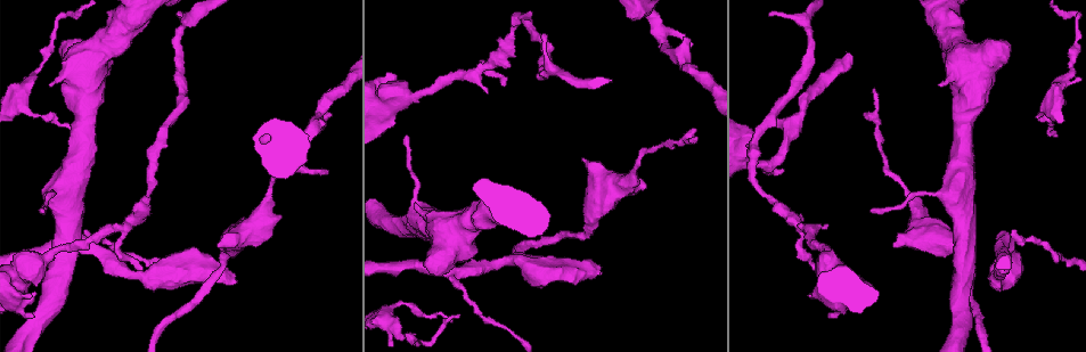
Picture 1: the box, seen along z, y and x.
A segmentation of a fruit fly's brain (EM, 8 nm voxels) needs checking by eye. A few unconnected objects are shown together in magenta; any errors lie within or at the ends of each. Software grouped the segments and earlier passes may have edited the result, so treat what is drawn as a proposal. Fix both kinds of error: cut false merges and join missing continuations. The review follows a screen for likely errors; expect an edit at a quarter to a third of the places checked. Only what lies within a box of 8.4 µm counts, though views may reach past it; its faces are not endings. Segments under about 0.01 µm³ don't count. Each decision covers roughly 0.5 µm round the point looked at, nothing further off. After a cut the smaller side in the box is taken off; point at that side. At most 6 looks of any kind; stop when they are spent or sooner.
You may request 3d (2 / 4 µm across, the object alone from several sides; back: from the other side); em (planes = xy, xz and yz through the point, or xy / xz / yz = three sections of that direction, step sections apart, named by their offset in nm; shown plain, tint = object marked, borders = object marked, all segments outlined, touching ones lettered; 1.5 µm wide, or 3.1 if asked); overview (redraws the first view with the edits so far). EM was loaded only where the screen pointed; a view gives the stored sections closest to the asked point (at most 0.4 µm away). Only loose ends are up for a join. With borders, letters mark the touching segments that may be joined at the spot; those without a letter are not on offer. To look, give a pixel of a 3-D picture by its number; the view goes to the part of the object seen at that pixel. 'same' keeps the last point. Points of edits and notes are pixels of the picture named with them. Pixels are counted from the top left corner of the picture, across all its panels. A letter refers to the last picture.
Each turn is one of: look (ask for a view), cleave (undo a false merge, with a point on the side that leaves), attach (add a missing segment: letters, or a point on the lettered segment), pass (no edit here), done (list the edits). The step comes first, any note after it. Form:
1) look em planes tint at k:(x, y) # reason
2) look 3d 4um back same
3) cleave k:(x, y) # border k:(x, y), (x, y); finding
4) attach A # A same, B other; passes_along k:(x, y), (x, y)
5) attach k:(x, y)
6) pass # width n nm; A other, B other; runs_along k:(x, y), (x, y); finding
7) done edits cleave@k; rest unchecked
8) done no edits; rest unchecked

look 3d 4um at 1:(644, 189) # stops while still wide

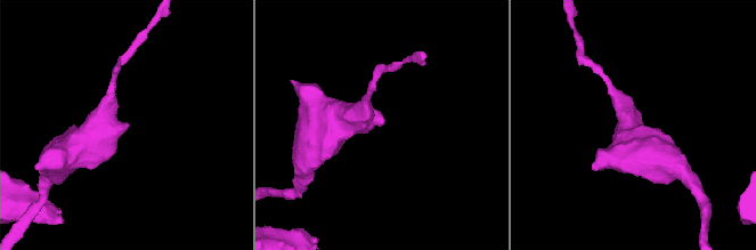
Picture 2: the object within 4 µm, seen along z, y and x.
look em yz step 8 borders at 2:(381, 122) # shape alone is not enough

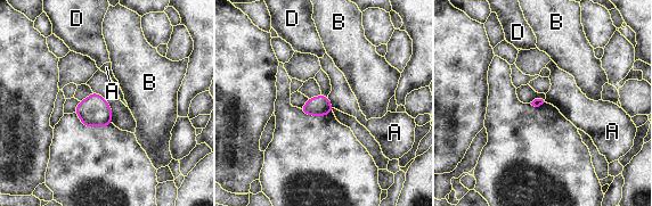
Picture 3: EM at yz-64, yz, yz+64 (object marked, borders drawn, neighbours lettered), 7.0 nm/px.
pass # A other, B other, D other; border 3:(327, 97), (333, 107); no lettered segment goes on from it

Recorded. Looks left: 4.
look 3d 4um at 1:(601, 267) # branch stops here

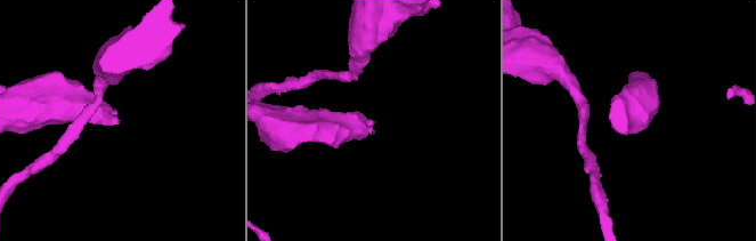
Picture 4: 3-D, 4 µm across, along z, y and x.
look em xy step 8 tint at 4:(119, 121) # need the tissue

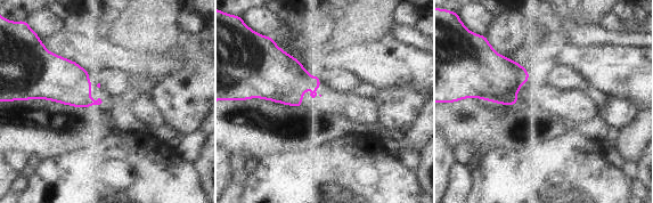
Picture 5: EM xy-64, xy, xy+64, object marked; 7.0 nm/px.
look em planes borders same # another direction

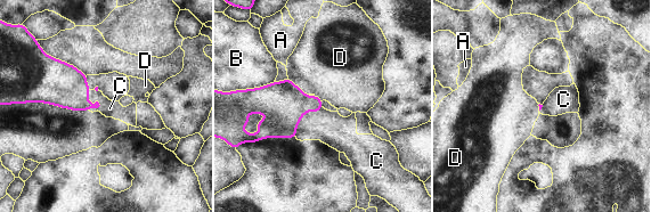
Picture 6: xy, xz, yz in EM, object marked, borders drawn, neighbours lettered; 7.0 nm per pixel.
attach C # A other, B other, C same, D other; passes_along 6:(284, 103), (301, 116), (332, 129); the neuron continues

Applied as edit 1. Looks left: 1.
done edits attach@6; rest unchecked

